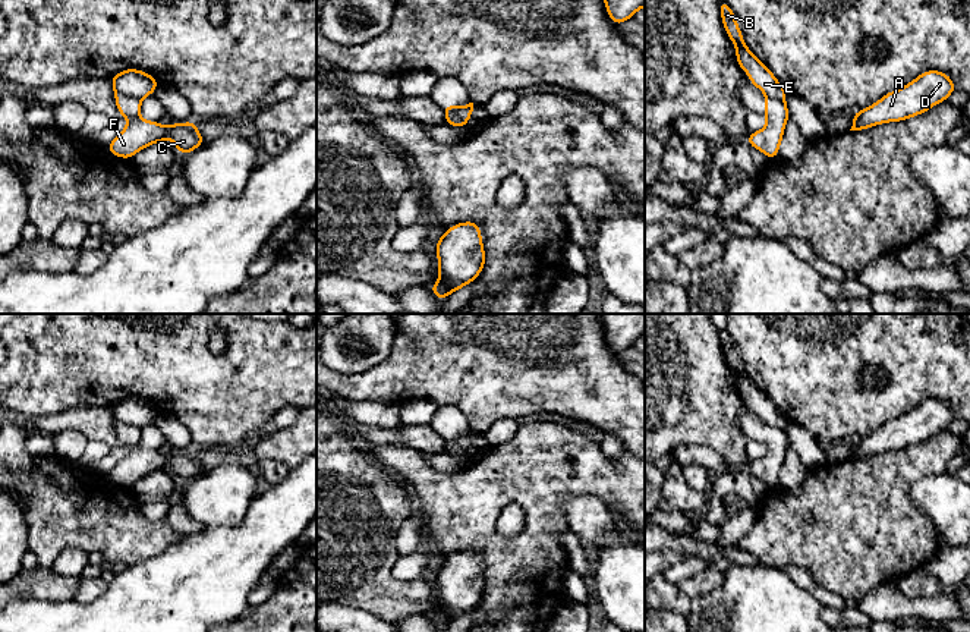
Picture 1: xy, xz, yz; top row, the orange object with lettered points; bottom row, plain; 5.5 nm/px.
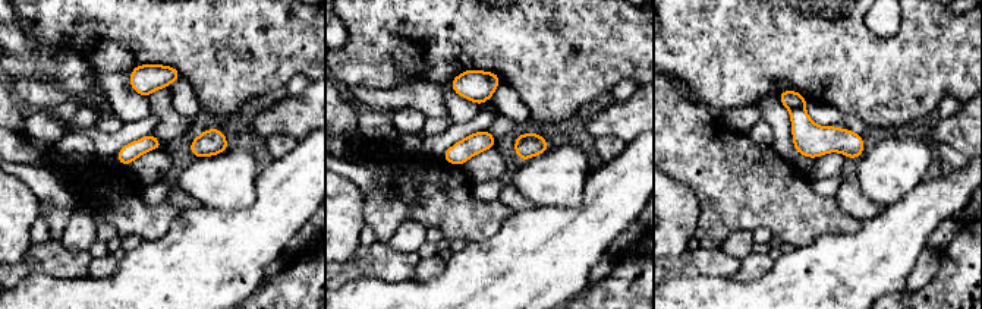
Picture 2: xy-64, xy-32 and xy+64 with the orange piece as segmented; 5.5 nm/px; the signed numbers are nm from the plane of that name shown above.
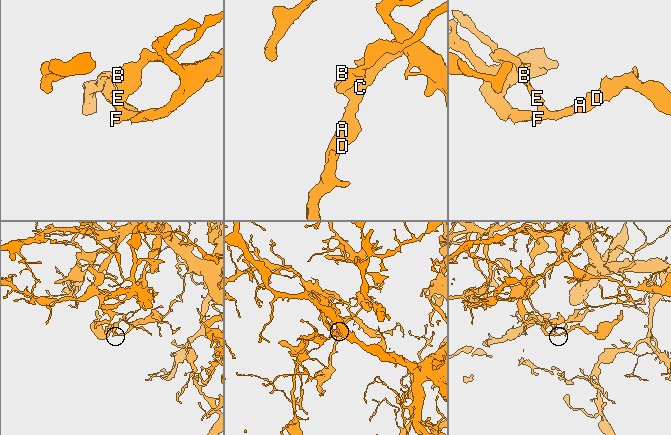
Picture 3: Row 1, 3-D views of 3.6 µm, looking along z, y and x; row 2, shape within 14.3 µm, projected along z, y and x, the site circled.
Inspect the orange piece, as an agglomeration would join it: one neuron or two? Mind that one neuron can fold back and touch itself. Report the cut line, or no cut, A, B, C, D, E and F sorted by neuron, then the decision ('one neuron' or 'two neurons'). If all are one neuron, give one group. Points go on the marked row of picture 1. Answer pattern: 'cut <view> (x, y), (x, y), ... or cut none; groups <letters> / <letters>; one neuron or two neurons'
cut xy (115, 90), (139, 101); groups A C D F / B E; two neurons

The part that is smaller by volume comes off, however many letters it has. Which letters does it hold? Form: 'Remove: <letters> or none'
Remove: B, E

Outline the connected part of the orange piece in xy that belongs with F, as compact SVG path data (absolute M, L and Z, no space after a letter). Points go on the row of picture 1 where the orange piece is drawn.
M116 91L114 98L119 113L127 119L127 126L107 147L111 154L130 158L154 142L171 139L174 147L185 155L204 144L204 138L193 120L163 126L139 116L141 101Z

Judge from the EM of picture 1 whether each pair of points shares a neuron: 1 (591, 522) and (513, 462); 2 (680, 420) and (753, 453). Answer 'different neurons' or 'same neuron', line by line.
1: different neurons
2: different neurons

